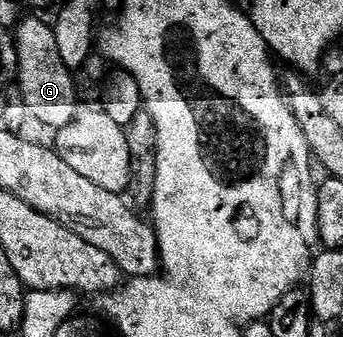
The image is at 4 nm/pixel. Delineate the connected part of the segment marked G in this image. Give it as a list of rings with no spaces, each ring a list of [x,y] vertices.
[[[23,17],[16,27],[18,43],[18,77],[16,86],[22,89],[22,102],[42,126],[51,126],[54,132],[64,129],[78,115],[80,103],[74,91],[75,75],[60,60],[53,25],[42,18]]]

